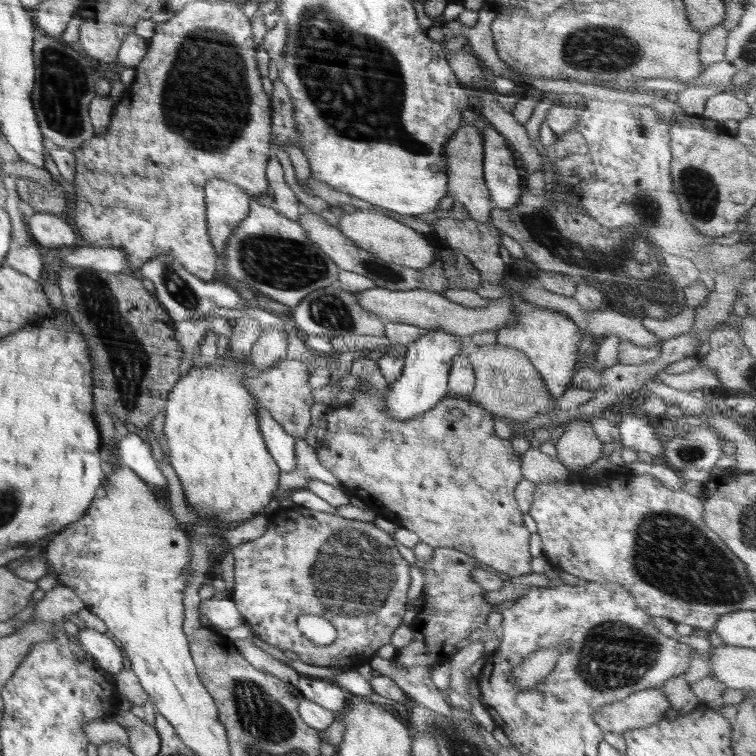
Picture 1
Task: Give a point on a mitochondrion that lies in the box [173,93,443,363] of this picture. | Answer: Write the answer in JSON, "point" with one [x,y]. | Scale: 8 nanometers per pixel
{"point":[285,264]}

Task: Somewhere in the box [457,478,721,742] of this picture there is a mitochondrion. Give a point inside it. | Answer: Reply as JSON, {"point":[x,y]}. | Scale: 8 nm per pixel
{"point":[612,655]}

